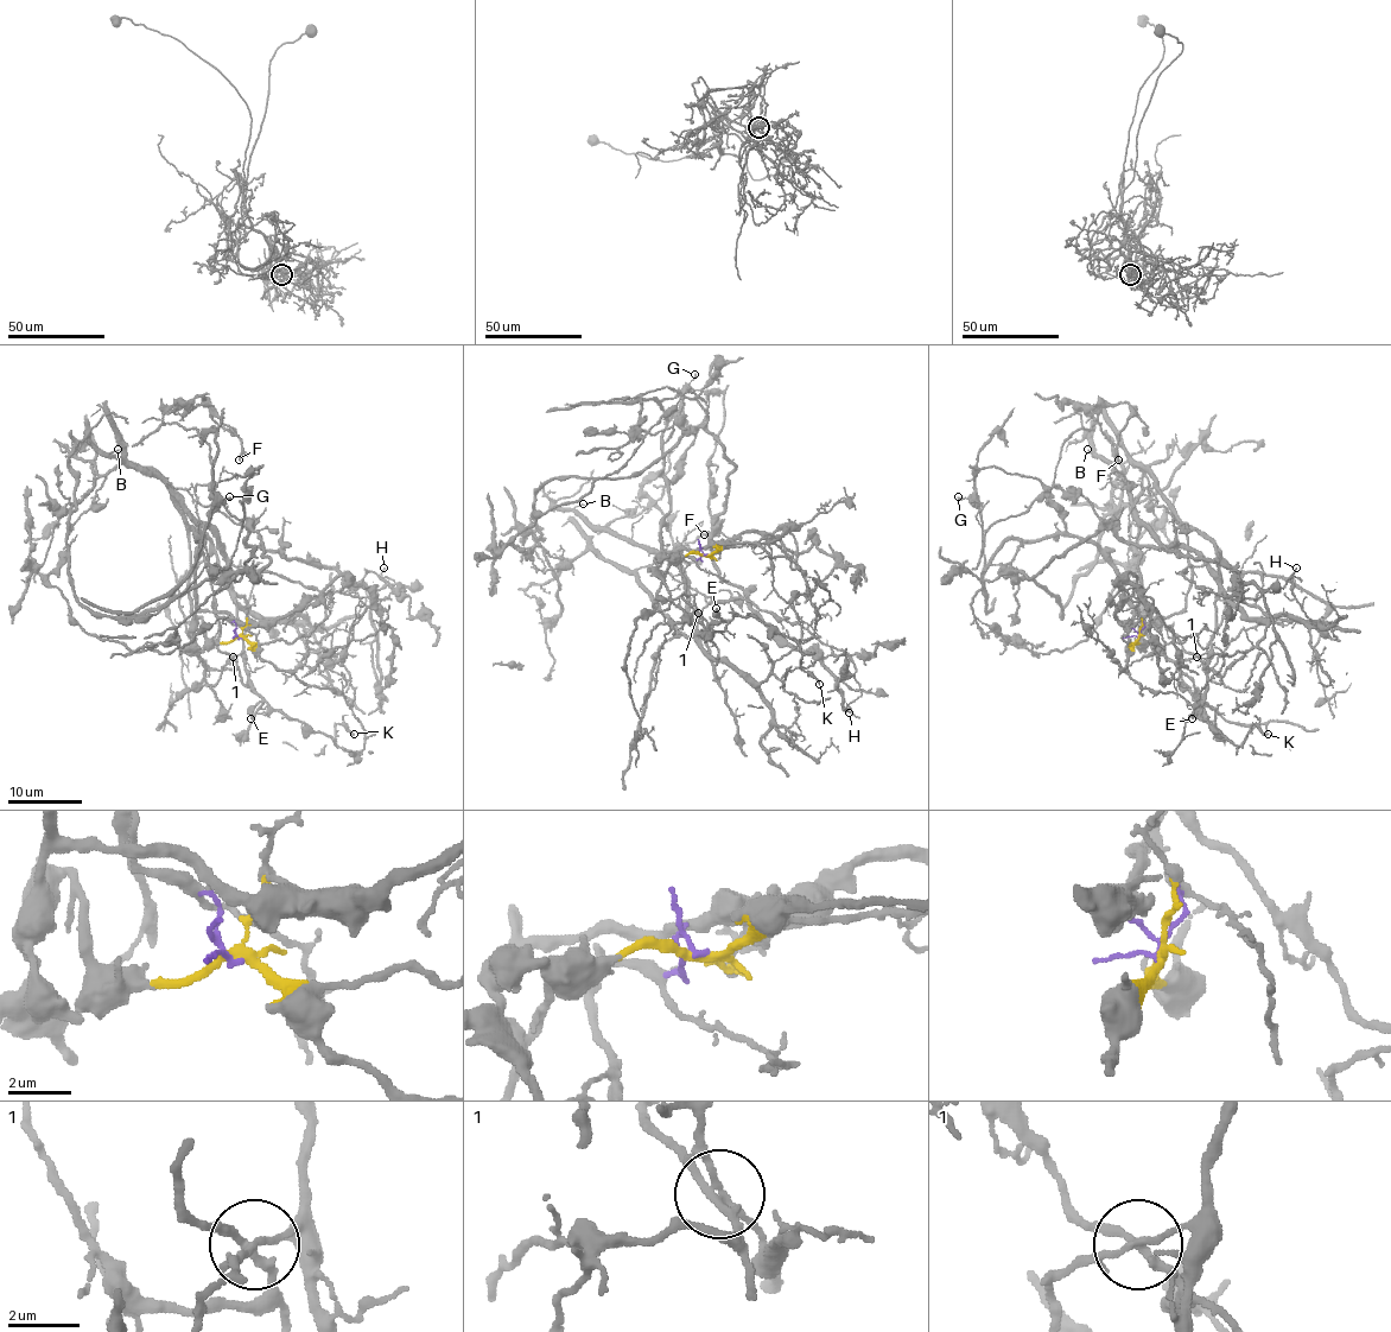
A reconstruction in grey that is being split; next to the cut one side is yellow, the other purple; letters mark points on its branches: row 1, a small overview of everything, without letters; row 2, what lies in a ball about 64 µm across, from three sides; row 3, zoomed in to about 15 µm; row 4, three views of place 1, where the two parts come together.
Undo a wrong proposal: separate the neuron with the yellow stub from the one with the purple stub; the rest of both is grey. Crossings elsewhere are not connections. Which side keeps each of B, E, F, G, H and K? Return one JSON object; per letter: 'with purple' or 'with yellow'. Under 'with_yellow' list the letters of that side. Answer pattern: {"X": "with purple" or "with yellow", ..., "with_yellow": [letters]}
{"B": "with purple", "E": "with yellow", "F": "with yellow", "G": "with yellow", "H": "with purple", "K": "with yellow", "with_yellow": ["E", "F", "G", "K"]}

